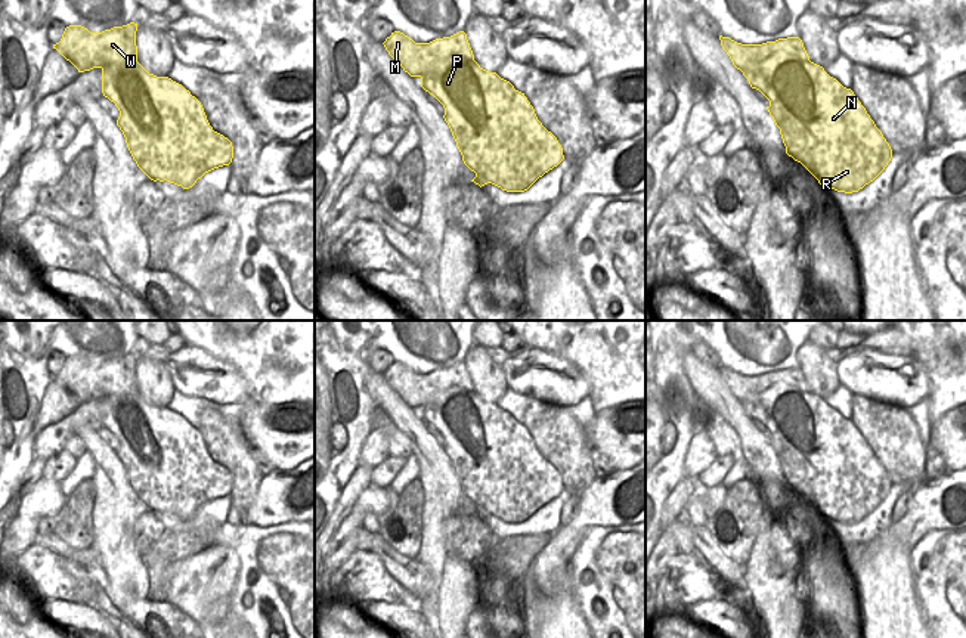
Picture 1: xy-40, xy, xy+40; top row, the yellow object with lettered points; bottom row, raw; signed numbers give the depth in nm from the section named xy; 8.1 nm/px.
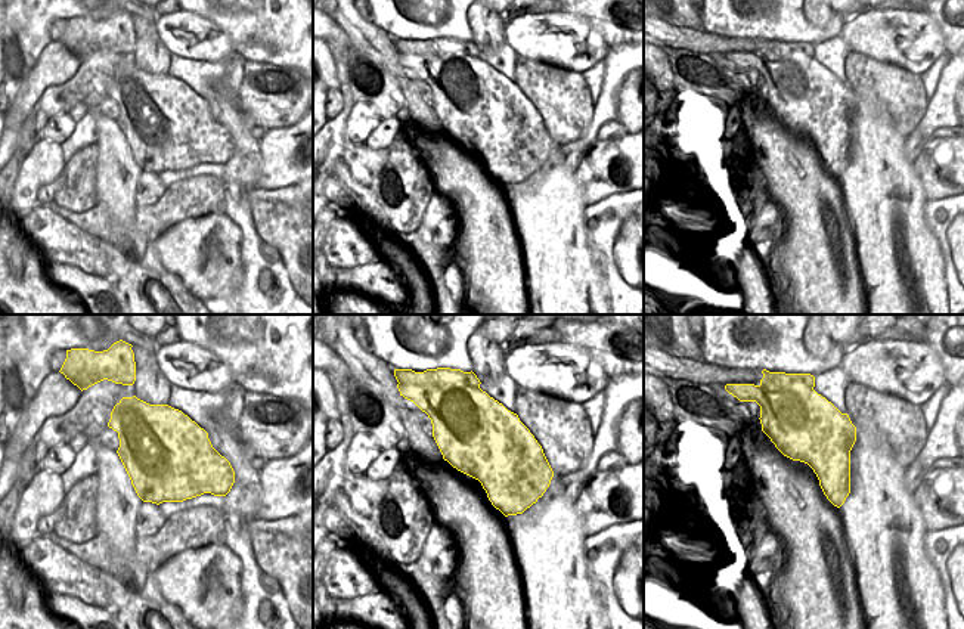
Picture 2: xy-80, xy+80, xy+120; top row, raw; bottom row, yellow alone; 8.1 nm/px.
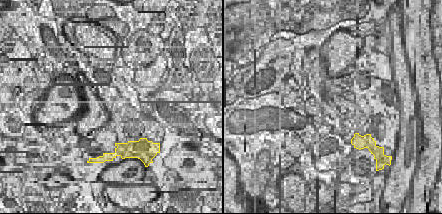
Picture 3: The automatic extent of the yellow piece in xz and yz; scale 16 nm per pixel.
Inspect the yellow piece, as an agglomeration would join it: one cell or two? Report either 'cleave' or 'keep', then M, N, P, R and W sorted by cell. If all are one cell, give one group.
cleave; M W / N P R

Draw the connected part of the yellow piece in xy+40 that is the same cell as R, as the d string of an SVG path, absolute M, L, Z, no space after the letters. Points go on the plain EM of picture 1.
M764 391L755 402L743 402L752 419L768 431L780 459L786 484L801 493L827 521L852 524L873 512L892 489L892 480L851 419L811 391Z

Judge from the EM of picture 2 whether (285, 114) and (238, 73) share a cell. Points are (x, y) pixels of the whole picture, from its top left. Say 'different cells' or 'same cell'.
same cell

